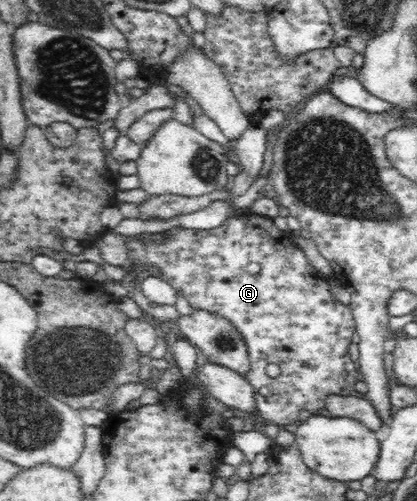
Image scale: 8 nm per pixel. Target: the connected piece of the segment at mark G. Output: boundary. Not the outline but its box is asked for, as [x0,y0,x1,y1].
[127,212,359,426]

